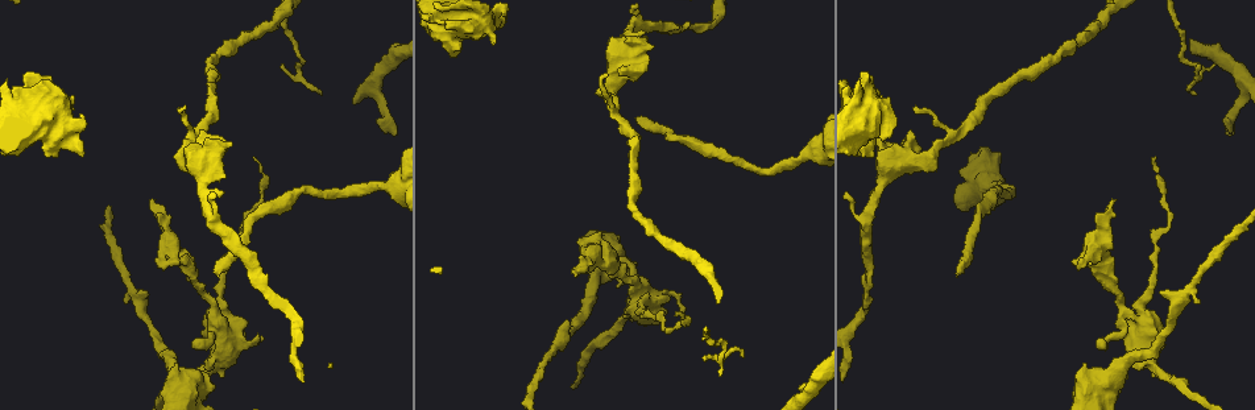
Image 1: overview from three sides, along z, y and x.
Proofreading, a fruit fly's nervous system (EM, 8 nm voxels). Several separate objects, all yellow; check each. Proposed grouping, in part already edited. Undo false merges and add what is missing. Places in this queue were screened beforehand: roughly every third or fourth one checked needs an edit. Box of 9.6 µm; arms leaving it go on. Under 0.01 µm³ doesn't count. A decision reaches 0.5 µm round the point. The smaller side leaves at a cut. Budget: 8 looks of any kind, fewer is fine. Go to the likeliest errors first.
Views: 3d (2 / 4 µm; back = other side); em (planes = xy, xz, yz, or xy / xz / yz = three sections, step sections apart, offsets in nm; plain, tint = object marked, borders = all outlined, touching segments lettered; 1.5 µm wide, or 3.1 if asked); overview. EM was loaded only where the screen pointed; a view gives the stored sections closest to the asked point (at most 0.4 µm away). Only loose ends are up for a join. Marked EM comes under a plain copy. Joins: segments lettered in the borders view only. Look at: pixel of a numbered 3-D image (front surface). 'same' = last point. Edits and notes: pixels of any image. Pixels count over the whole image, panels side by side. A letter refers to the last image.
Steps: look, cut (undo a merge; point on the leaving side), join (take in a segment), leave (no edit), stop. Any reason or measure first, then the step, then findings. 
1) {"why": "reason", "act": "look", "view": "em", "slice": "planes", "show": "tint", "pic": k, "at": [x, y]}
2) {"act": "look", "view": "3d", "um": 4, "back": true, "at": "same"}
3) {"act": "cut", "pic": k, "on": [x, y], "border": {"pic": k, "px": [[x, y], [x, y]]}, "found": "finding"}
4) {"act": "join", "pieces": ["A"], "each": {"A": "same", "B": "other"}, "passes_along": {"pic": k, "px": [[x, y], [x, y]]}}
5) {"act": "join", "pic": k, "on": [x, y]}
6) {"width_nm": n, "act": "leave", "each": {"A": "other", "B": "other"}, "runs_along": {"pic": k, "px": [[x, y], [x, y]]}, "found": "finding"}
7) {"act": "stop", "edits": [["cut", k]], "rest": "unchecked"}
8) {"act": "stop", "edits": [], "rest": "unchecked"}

{"why": "an open end", "act": "look", "view": "em", "slice": "yz", "step": 4, "show": "tint", "pic": 1, "at": [958, 275]}

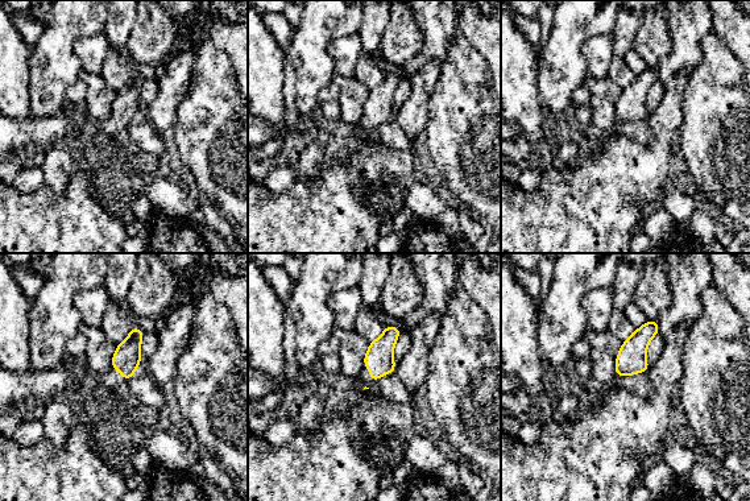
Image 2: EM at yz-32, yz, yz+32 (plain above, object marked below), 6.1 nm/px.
{"why": "cut it another way", "act": "look", "view": "em", "slice": "planes", "show": "borders", "at": "same"}

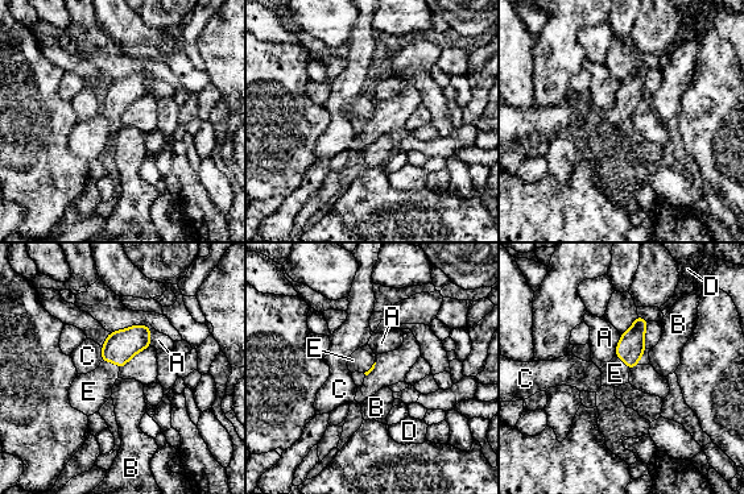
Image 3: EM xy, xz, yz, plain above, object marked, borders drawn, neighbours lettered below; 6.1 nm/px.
{"longest_contact_nm": ["A", 140], "act": "join", "pieces": ["E"], "each": {"A": "other", "B": "other", "C": "other", "D": "other", "E": "same"}, "passes_along": {"pic": 3, "px": [[122, 345], [114, 361], [89, 391]]}, "found": "the neuron continues"}

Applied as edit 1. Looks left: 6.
{"why": "thick end", "act": "look", "view": "em", "slice": "planes", "show": "tint", "pic": 1, "at": [492, 45]}

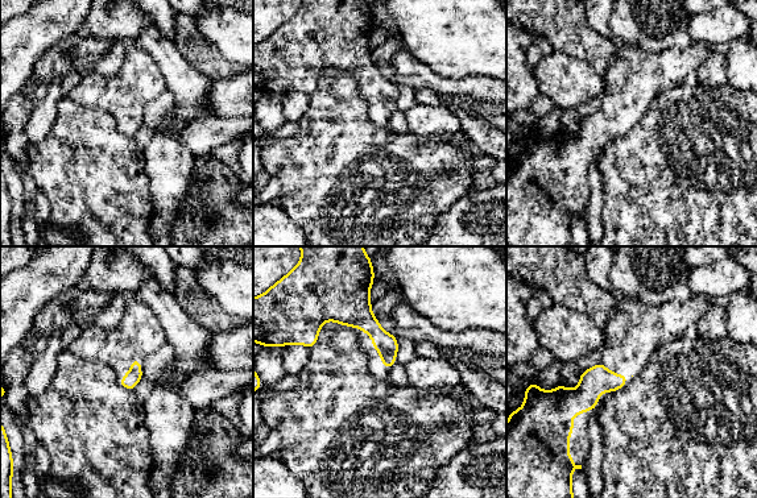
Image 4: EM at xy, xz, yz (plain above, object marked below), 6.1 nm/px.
{"act": "look", "view": "em", "slice": "planes", "show": "borders", "at": "same"}

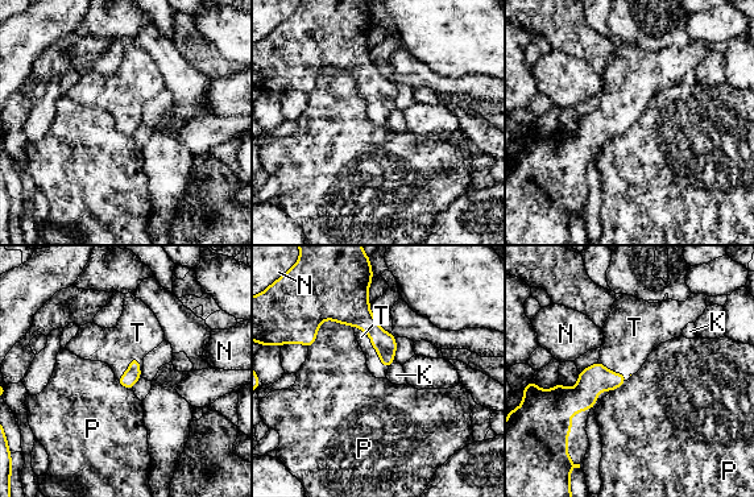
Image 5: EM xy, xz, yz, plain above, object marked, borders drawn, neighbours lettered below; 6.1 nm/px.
{"act": "join", "pieces": ["T"], "each": {"K": "other", "N": "other", "P": "other", "T": "same"}, "passes_along": {"pic": 5, "px": [[352, 309], [372, 344], [376, 368]]}, "found": "it goes on there"}

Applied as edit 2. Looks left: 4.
{"act": "look", "view": "em", "slice": "xz", "step": 4, "show": "tint", "pic": 1, "at": [1103, 268]}

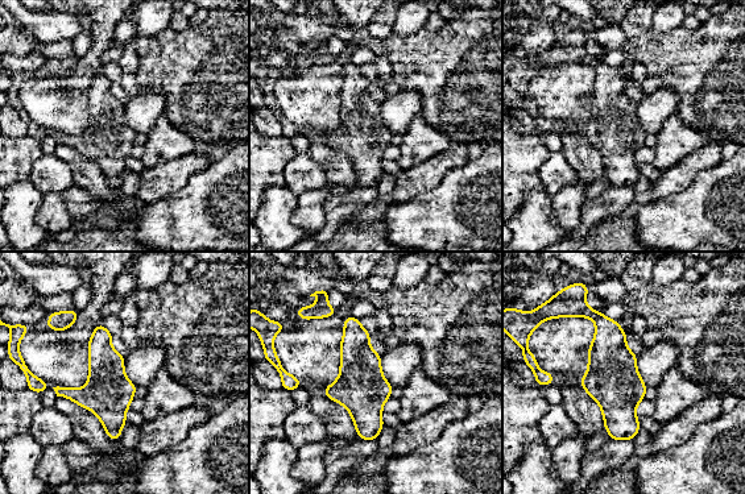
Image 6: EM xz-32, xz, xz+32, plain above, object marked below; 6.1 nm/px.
{"why": "another direction", "act": "look", "view": "em", "slice": "planes", "show": "borders", "at": "same"}

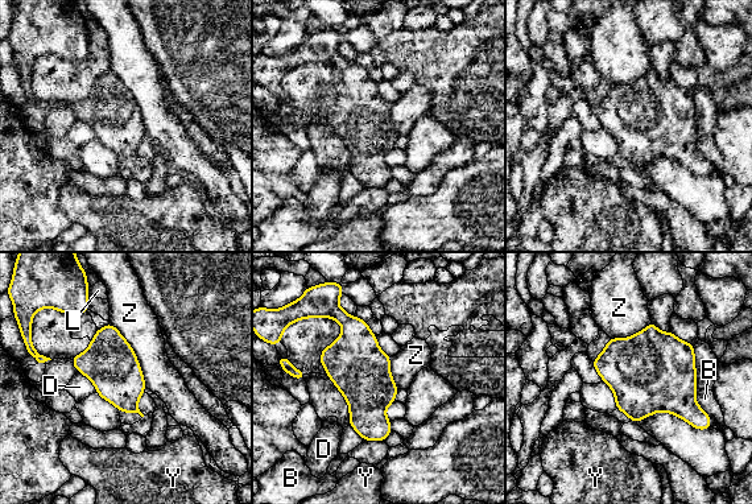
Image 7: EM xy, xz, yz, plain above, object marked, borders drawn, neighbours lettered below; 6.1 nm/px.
{"width_nm": 280, "act": "leave", "each": {"B": "other", "D": "other", "L": "other", "Y": "other", "Z": "other"}, "border": {"pic": 7, "px": [[78, 371], [93, 383], [96, 392]]}, "found": "all the same neuron"}

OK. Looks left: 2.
{"act": "stop", "edits": [["join", 3], ["join", 5]], "rest": "unchecked"}

